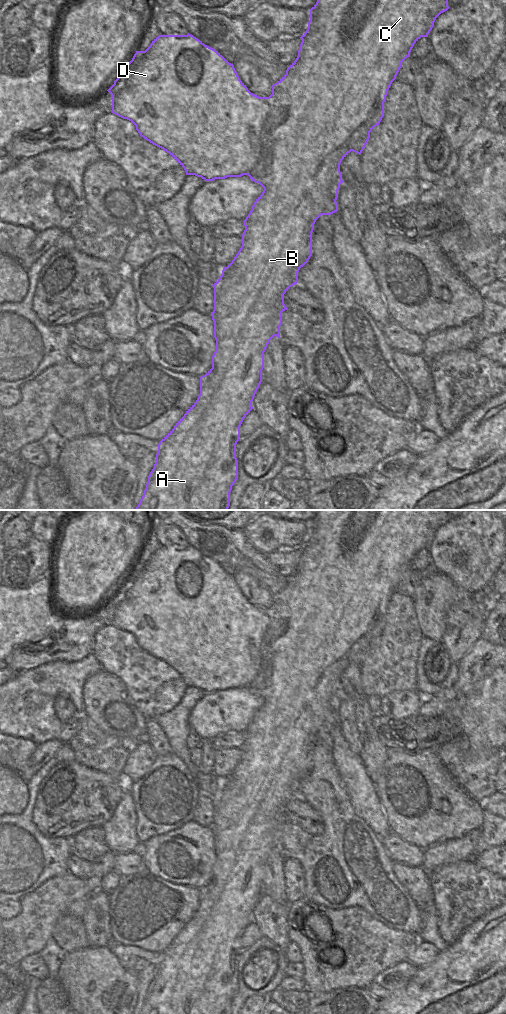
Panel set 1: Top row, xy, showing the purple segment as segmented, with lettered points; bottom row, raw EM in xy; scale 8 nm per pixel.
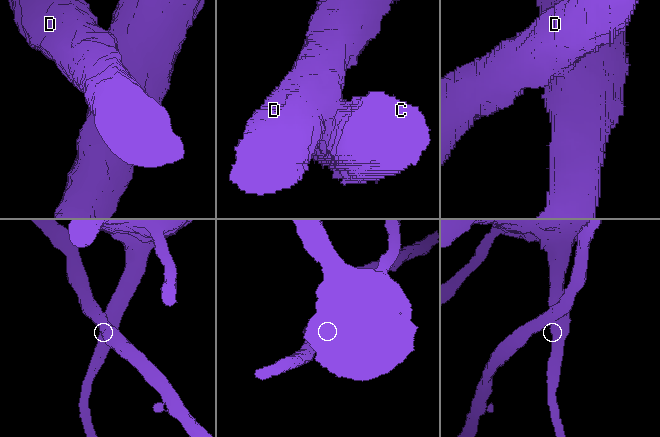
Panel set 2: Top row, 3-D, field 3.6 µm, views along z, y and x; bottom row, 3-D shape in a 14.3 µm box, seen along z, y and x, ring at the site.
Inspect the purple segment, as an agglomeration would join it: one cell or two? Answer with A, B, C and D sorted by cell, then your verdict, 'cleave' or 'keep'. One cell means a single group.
groups A B C / D; cleave

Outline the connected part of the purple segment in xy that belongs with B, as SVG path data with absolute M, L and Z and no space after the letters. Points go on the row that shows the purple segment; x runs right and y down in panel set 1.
M317 0L316 4L310 9L310 20L308 22L308 28L306 32L300 37L302 42L300 44L300 48L298 50L298 56L296 60L287 68L286 74L275 84L272 85L272 94L268 97L268 102L270 104L270 114L264 124L264 128L262 130L262 154L260 156L260 160L258 164L254 167L251 173L248 174L250 179L255 183L259 183L263 188L262 194L256 199L252 206L252 210L244 220L245 230L242 234L242 246L232 262L224 267L222 270L222 274L220 278L212 285L214 288L214 310L212 312L212 320L214 322L214 338L216 340L216 350L212 356L212 368L203 376L200 377L200 394L196 400L196 402L186 411L184 416L176 423L174 428L159 442L158 444L158 452L156 454L156 462L154 464L154 468L150 472L148 476L148 482L146 484L146 488L144 490L144 494L140 499L140 502L135 510L228 510L230 506L230 492L232 490L232 486L236 482L238 478L238 460L236 458L236 444L240 438L240 426L244 420L244 418L250 413L253 409L252 401L254 396L262 382L262 370L264 368L264 352L270 342L270 340L276 336L280 338L280 326L282 324L282 312L287 310L288 308L284 304L284 294L295 284L298 283L298 272L301 267L303 267L310 257L312 256L312 232L314 230L314 224L316 220L321 215L331 215L338 211L338 204L336 202L338 198L338 190L340 188L340 184L343 183L342 174L340 172L340 164L342 160L351 152L355 152L357 154L361 154L364 150L369 138L370 132L380 124L383 116L384 116L384 102L386 100L386 96L388 94L388 90L392 84L392 82L396 79L396 76L402 66L402 62L410 57L410 52L414 46L414 44L421 37L428 37L428 34L432 30L434 26L434 22L436 18L443 12L447 11L450 7L448 6L448 0Z

